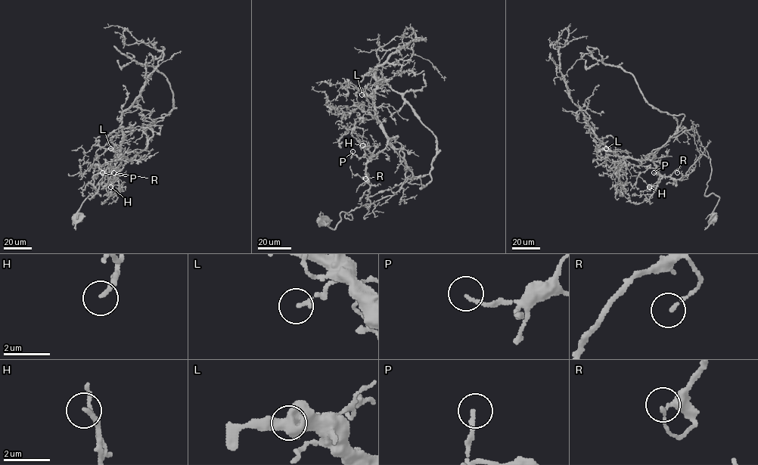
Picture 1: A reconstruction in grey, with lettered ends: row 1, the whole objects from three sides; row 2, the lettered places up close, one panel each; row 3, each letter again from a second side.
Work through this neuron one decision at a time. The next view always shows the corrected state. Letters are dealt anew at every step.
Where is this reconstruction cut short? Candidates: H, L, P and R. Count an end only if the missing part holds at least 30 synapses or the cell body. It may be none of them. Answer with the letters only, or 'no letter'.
no letter

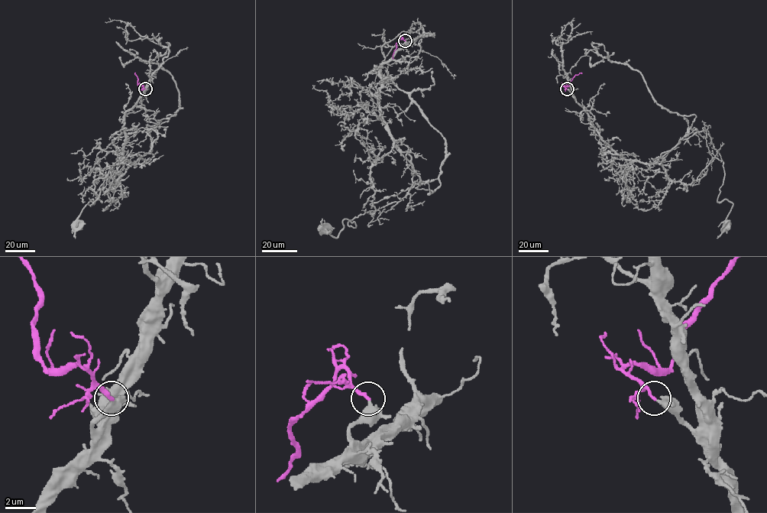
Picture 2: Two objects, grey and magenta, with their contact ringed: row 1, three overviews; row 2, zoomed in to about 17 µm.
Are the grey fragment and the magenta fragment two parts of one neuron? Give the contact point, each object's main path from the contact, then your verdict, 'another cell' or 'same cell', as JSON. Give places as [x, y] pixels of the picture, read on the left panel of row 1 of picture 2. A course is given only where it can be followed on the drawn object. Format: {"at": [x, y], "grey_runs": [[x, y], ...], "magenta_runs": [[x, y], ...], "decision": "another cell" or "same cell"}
{"at": [145, 89], "grey_runs": [[145, 89], [124, 115], [123, 157], [135, 163], [150, 149], [131, 128], [97, 154], [104, 186], [74, 225]], "magenta_runs": [[145, 89], [137, 85], [135, 73]], "decision": "same cell"}

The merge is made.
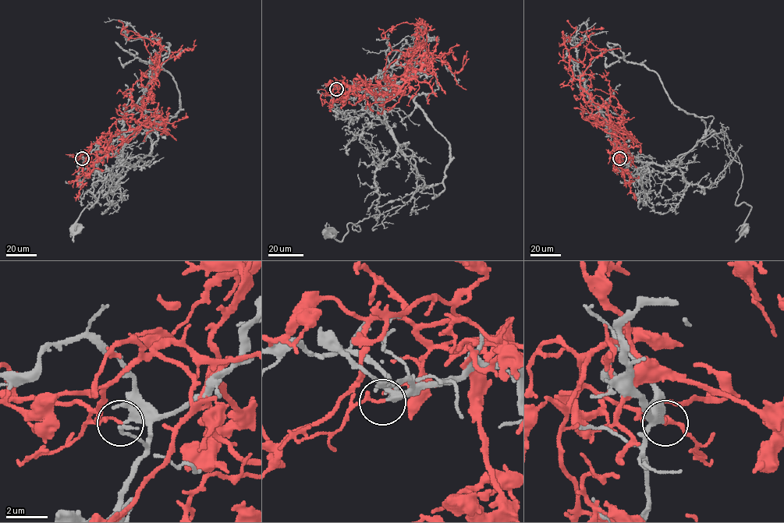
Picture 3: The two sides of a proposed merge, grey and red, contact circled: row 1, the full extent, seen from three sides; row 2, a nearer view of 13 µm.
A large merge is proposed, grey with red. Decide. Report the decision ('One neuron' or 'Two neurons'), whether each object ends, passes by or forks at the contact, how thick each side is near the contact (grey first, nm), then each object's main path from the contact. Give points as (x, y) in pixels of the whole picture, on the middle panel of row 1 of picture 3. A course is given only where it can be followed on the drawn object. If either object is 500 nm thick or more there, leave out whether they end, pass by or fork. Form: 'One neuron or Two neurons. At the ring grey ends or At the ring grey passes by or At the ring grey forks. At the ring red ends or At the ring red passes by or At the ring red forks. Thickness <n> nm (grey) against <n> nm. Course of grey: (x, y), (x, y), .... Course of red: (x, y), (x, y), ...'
Two neurons. At the ring grey ends. At the ring red ends. Thickness 360 nm (grey) against 150 nm. Course of grey: (336, 89), (359, 88), (381, 103), (416, 189), (352, 227), (360, 231), (349, 223), (341, 242), (326, 233). Course of red: (336, 89), (335, 82), (363, 89), (405, 82), (430, 28), (402, 22), (382, 37), (378, 28)

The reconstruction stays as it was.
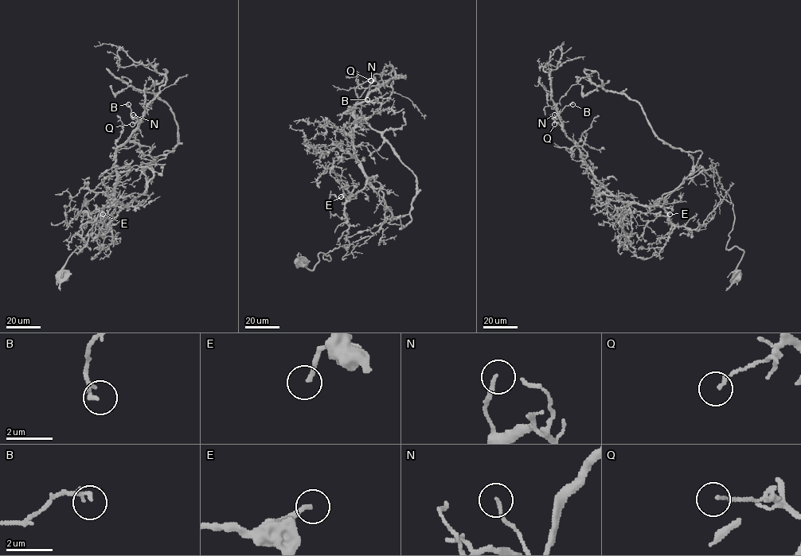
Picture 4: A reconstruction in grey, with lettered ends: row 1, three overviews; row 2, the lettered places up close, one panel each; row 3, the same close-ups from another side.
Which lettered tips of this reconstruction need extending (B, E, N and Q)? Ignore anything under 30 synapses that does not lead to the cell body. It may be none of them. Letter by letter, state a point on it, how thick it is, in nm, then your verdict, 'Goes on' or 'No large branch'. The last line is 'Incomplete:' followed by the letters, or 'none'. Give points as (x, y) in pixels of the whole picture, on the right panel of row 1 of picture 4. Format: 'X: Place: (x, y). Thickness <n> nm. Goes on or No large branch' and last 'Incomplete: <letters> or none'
B: Place: (572, 104). Thickness 160 nm. No large branch
E: Place: (670, 214). Thickness 170 nm. Goes on
N: Place: (554, 114). Thickness 140 nm. No large branch
Q: Place: (554, 124). Thickness 130 nm. No large branch
Incomplete: E

